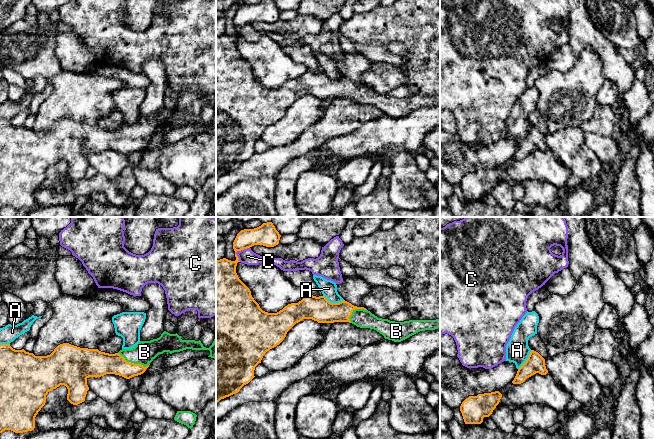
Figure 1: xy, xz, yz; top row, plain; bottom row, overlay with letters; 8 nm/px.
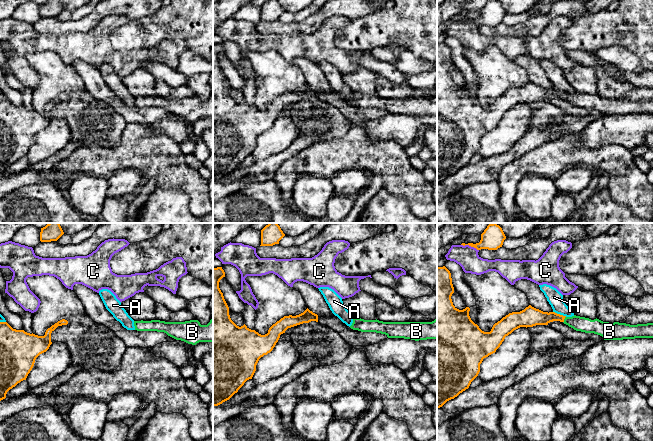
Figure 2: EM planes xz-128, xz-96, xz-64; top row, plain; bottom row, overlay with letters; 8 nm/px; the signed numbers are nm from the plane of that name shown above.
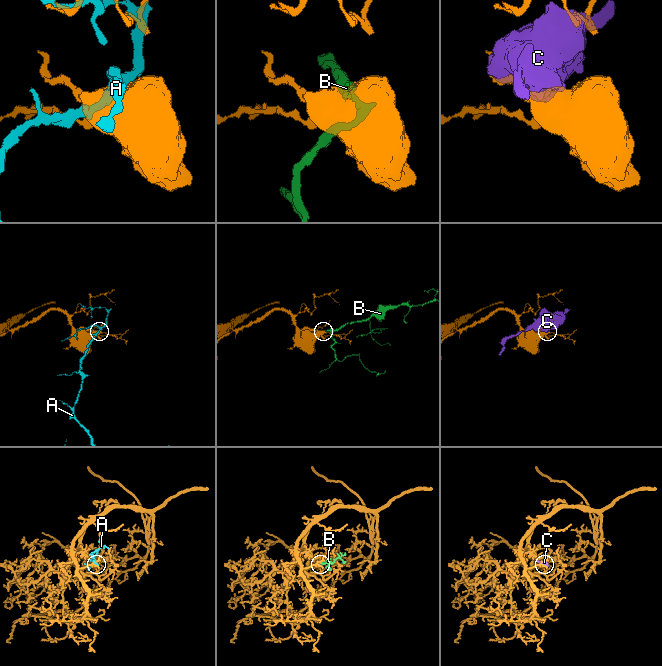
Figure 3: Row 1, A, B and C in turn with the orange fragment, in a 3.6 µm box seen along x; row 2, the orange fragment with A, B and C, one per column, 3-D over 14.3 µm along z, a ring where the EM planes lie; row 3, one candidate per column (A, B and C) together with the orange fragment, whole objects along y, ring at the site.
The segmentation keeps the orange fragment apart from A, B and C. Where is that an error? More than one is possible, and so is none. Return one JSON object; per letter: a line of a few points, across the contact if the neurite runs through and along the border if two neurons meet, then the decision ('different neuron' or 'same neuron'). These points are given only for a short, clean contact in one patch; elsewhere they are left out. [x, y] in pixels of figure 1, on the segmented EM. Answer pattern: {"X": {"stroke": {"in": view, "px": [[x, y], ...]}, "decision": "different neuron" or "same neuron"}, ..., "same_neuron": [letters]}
{"A": {"decision": "different neuron"}, "B": {"decision": "same neuron"}, "C": {"decision": "different neuron"}, "same_neuron": ["B"]}

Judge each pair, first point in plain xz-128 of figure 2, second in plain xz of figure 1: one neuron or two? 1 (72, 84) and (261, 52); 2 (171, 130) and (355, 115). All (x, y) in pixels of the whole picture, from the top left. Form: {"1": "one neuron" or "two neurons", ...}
{"1": "one neuron", "2": "two neurons"}

